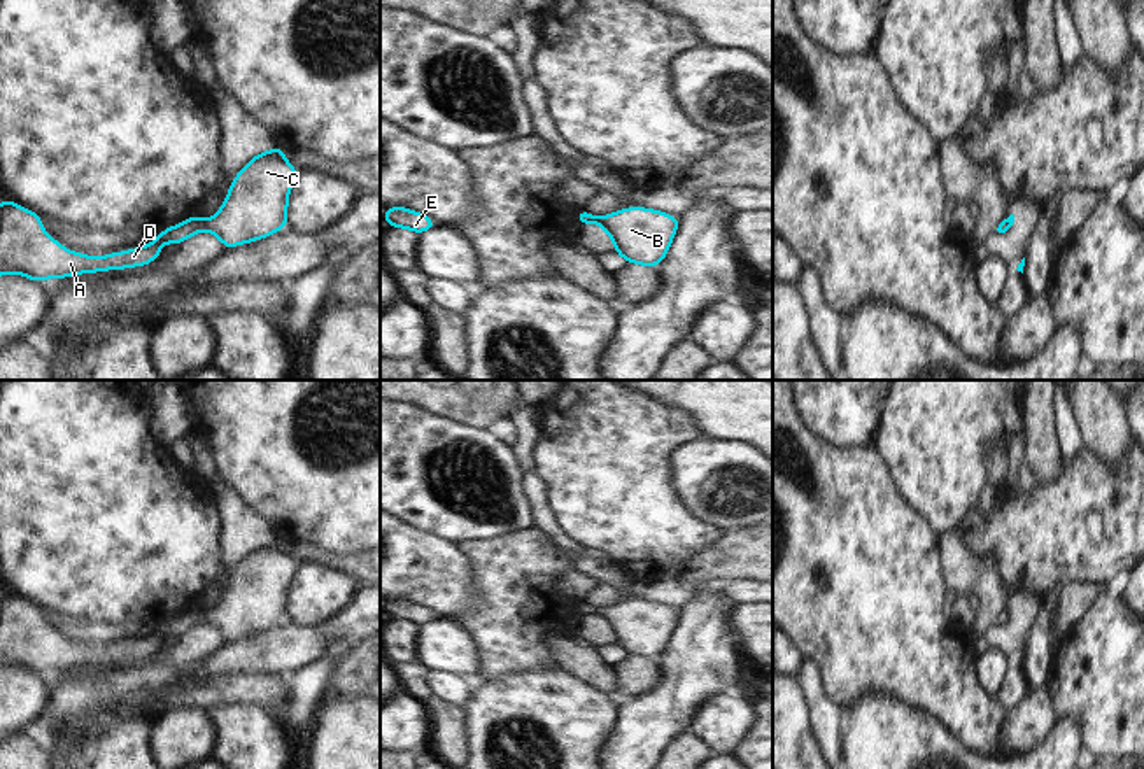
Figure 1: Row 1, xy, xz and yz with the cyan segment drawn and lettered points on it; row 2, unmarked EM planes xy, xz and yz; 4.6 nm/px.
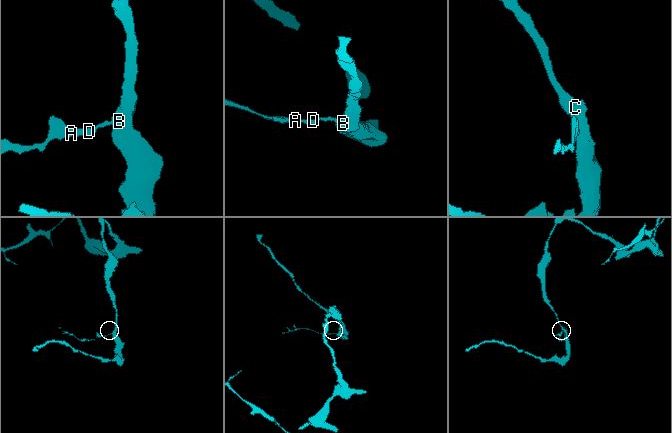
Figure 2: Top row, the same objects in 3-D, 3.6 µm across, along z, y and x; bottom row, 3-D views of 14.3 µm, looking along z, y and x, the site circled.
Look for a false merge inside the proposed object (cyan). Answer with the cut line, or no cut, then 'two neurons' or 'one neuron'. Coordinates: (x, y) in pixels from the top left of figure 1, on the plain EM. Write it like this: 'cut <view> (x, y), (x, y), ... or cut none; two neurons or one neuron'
cut none; one neuron

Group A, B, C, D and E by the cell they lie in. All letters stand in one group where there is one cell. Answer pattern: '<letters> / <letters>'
A B C D E

